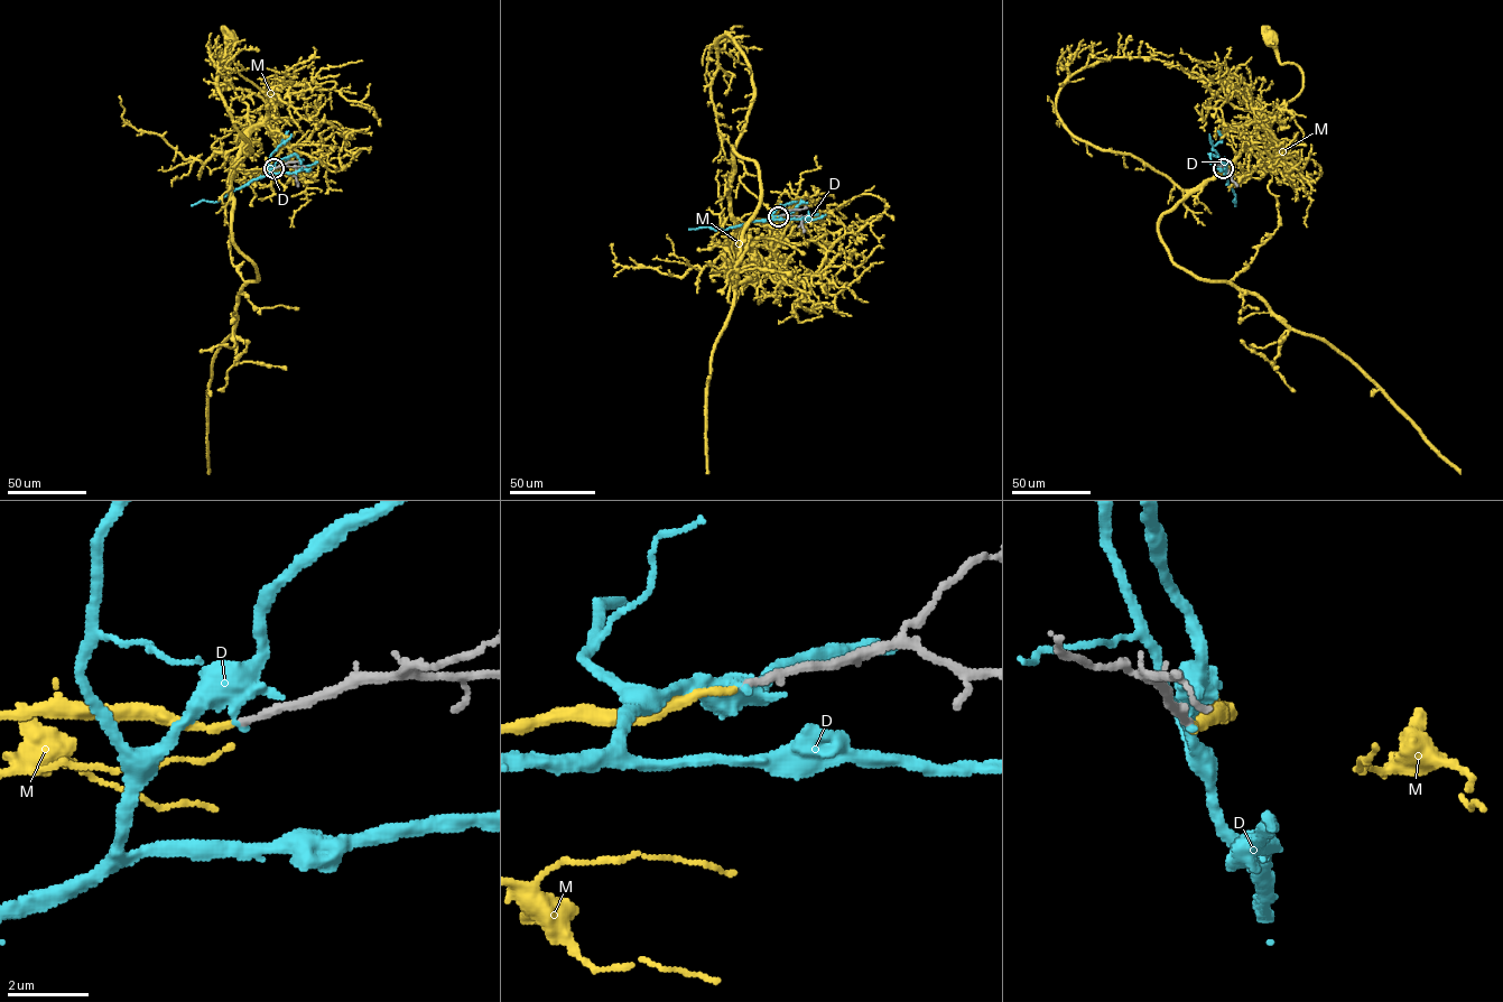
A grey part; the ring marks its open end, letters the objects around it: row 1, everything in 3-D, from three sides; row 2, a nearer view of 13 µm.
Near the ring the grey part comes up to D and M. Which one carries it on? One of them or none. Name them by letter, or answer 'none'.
M

